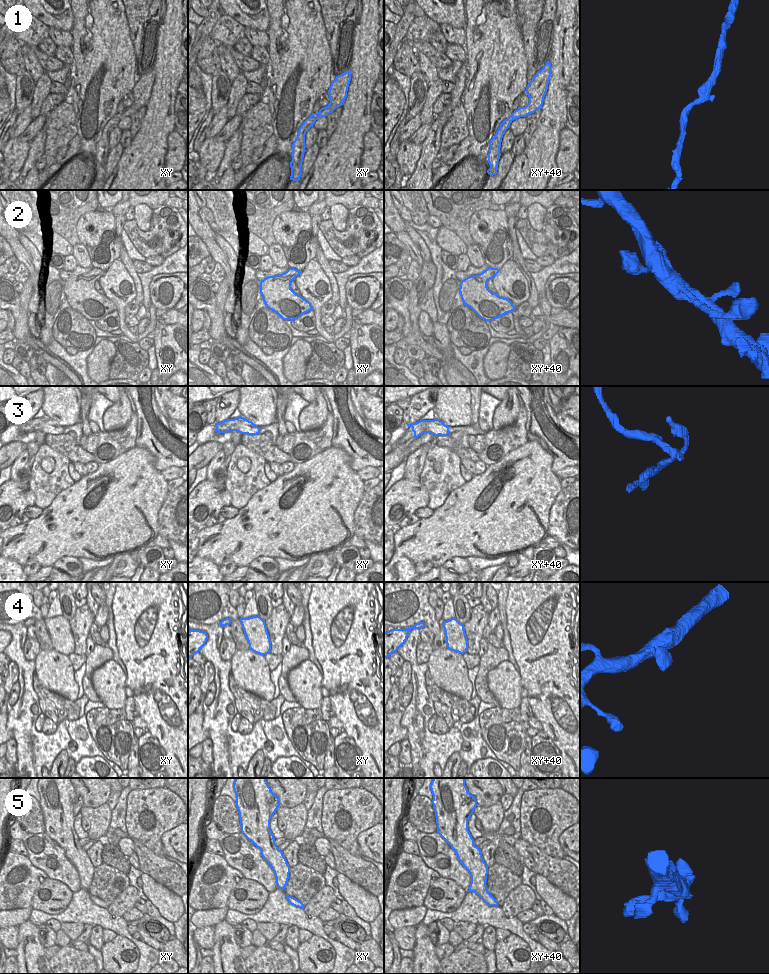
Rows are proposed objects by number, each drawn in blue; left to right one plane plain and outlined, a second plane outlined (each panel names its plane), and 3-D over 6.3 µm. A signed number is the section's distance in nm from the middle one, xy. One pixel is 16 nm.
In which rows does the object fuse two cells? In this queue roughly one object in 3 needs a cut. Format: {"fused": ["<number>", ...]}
{"fused": ["3"]}

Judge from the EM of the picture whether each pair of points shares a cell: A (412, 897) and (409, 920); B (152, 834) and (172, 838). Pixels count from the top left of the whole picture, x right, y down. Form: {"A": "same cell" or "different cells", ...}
{"A": "different cells", "B": "different cells"}

